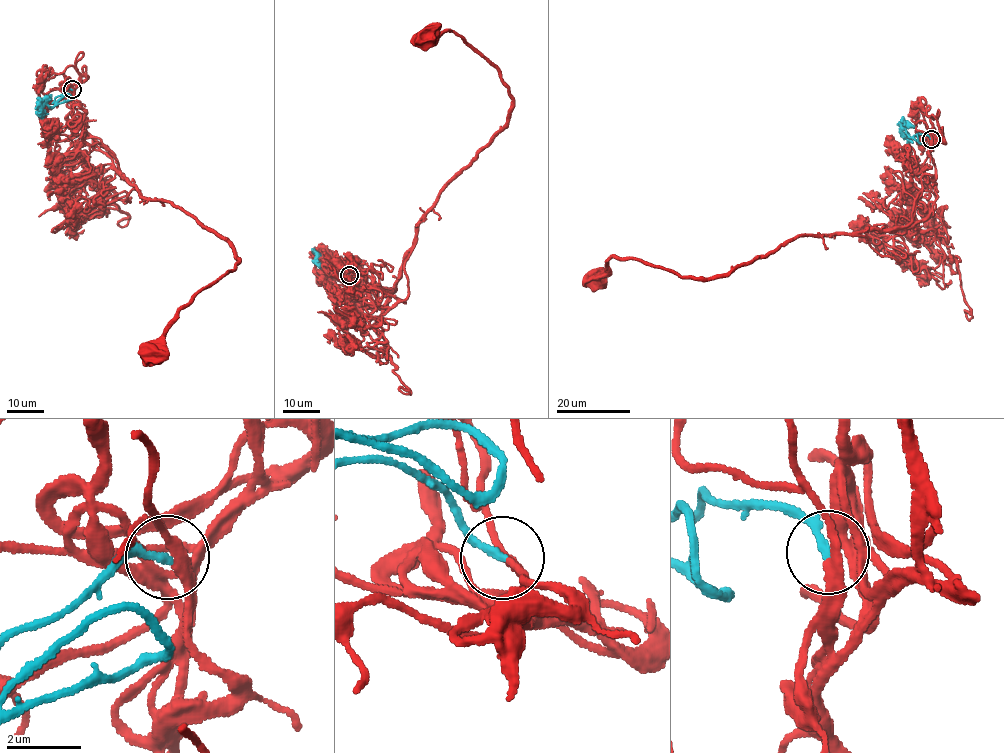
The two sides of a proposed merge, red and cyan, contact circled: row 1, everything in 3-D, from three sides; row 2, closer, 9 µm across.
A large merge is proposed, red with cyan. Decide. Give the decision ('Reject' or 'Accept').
Accept

